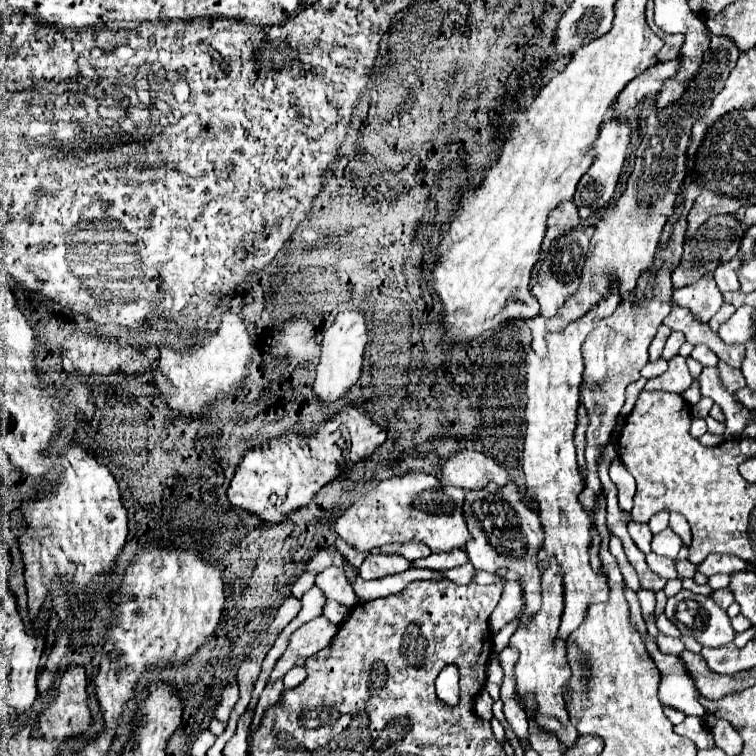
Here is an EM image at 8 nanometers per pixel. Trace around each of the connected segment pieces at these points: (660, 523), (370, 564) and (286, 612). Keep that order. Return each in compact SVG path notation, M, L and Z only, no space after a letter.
M660 512L660 514L656 514L656 516L648 522L648 526L650 526L652 534L662 532L662 530L668 526L668 512Z
M368 554L366 560L360 566L360 576L364 580L374 580L374 578L380 578L380 576L392 576L392 574L404 572L408 568L410 568L410 564L402 556L384 556L384 554L374 556L374 554Z
M290 596L282 606L280 606L280 612L282 612L282 624L288 624L298 612L300 612L300 600Z

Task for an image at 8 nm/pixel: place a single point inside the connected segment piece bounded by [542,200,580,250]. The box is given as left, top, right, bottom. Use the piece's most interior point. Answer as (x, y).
(565, 217)

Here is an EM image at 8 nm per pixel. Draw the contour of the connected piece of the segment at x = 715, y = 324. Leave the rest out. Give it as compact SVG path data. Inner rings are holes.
M724 304L716 314L714 314L714 318L708 322L710 324L710 328L712 328L712 332L718 332L718 328L732 316L736 312L736 308L734 306L730 306L730 304Z

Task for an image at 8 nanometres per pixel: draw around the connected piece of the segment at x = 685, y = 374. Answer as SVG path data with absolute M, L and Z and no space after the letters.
M674 356L674 360L668 362L668 370L662 376L648 380L644 390L666 390L666 392L682 394L690 384L692 384L692 376L686 366L686 358Z

